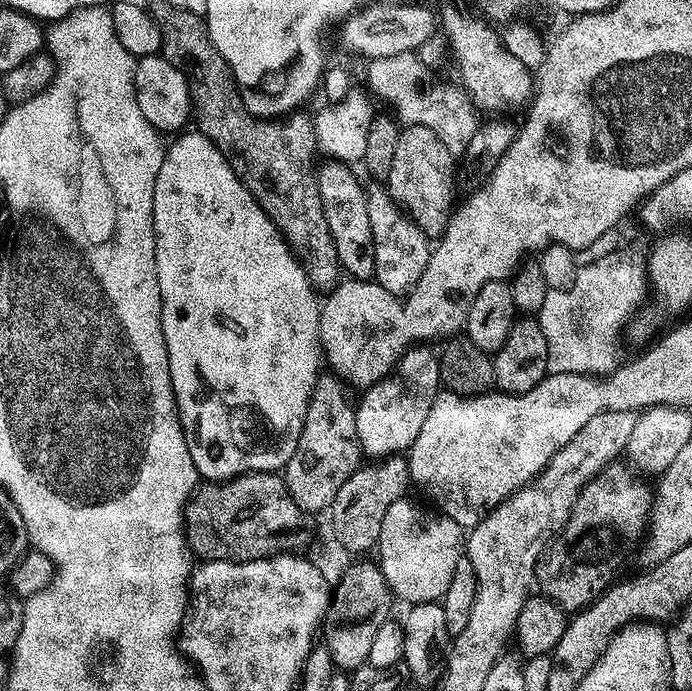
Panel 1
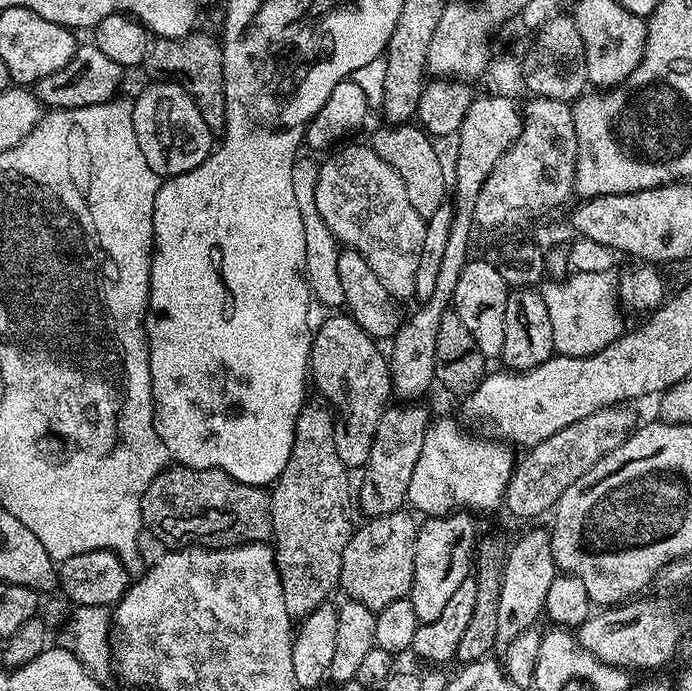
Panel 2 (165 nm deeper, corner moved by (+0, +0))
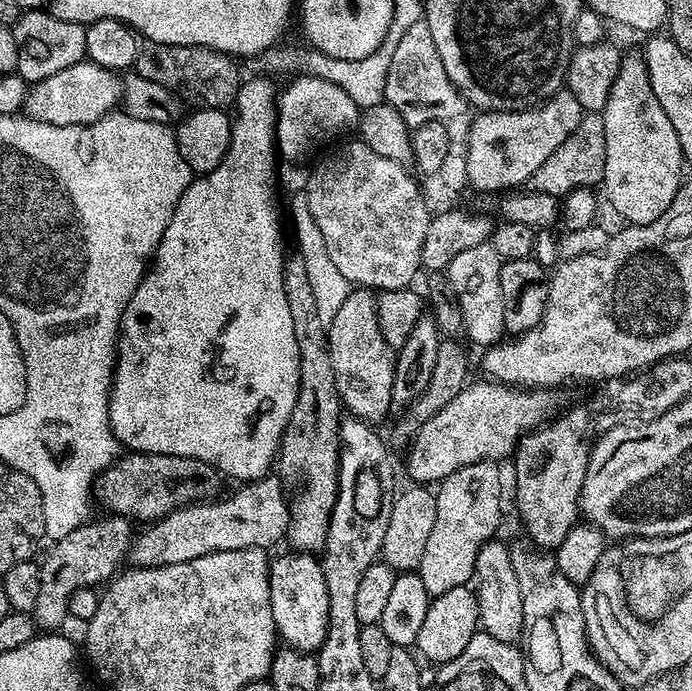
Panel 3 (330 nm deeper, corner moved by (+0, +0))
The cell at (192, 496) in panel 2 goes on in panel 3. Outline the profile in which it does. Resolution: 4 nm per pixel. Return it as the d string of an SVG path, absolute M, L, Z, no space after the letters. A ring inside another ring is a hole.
M135 451L124 455L128 456L113 459L111 466L96 477L94 485L94 496L99 507L101 504L109 508L107 511L117 517L127 517L132 522L155 522L178 508L207 501L221 491L221 473L201 460Z

